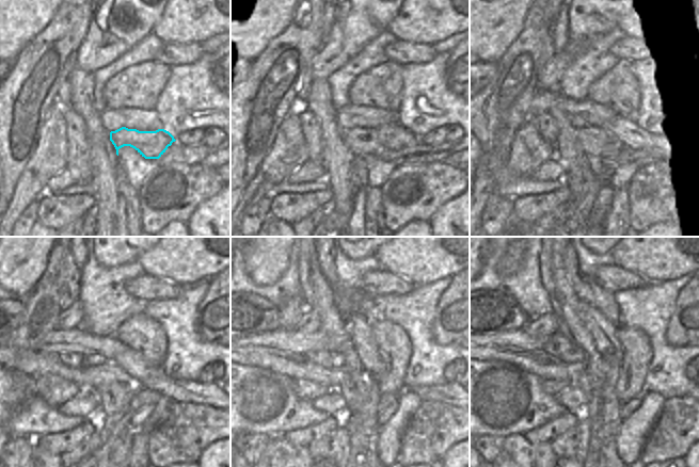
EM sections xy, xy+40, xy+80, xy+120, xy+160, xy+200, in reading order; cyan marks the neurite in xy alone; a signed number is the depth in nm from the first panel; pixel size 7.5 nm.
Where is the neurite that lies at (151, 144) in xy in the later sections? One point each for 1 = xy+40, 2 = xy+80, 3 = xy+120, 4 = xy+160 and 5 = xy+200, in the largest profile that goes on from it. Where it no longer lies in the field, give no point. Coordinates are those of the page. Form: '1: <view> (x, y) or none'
1: xy+40 (361, 141)
2: xy+80 (597, 144)
3: xy+120 (113, 387)
4: xy+160 (342, 380)
5: xy+200 (539, 363)

